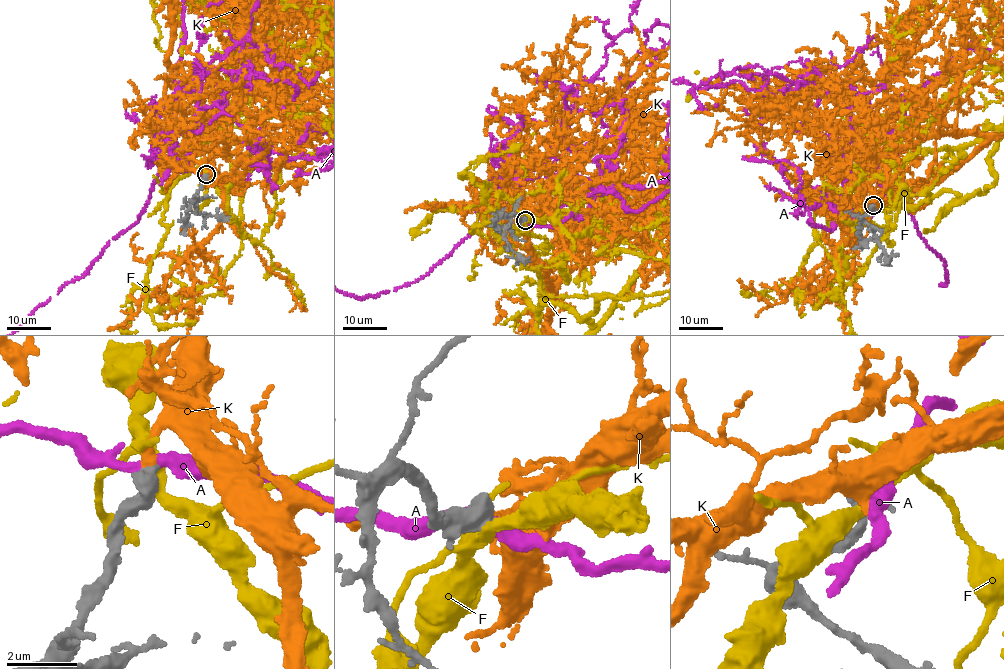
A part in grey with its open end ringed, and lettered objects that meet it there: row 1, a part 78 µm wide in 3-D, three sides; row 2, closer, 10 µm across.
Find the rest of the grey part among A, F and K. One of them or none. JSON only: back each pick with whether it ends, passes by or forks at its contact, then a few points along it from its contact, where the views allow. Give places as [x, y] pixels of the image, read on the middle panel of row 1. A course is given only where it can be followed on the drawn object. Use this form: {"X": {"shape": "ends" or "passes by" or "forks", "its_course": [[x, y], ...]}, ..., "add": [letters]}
{"K": {"shape": "ends"}, "add": ["K"]}

